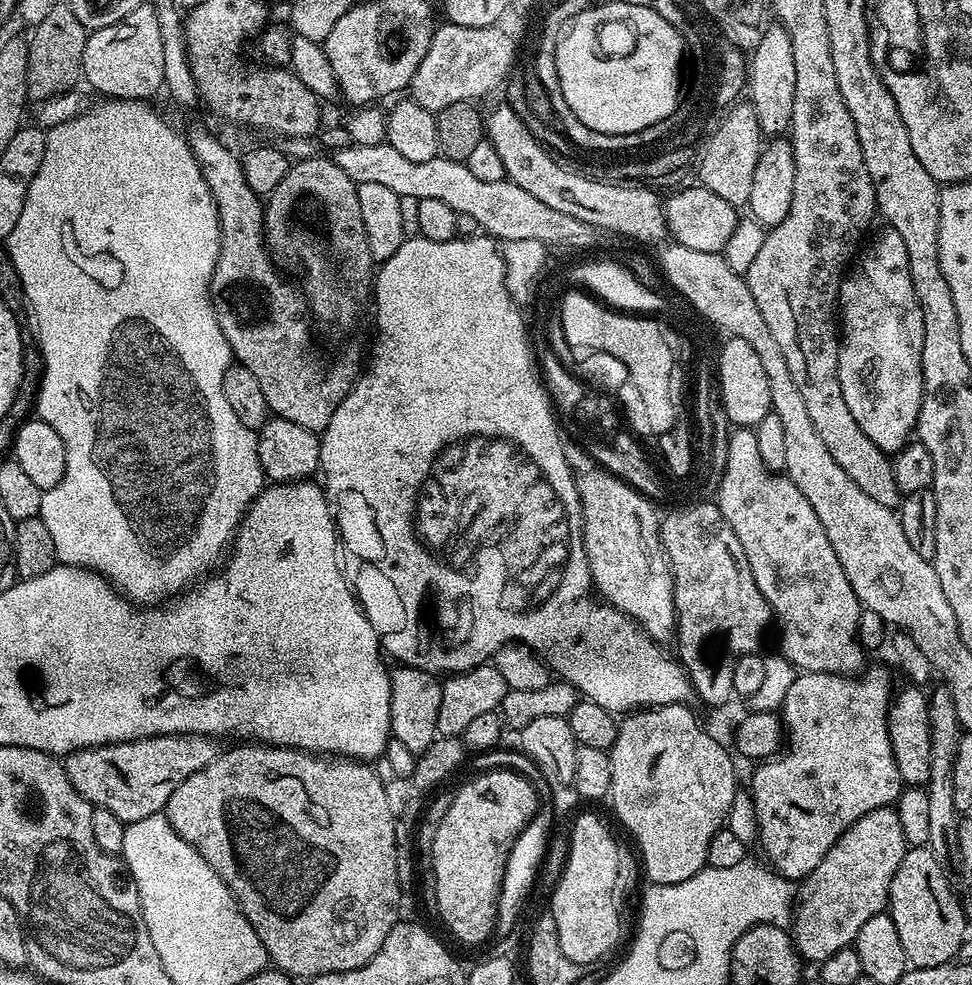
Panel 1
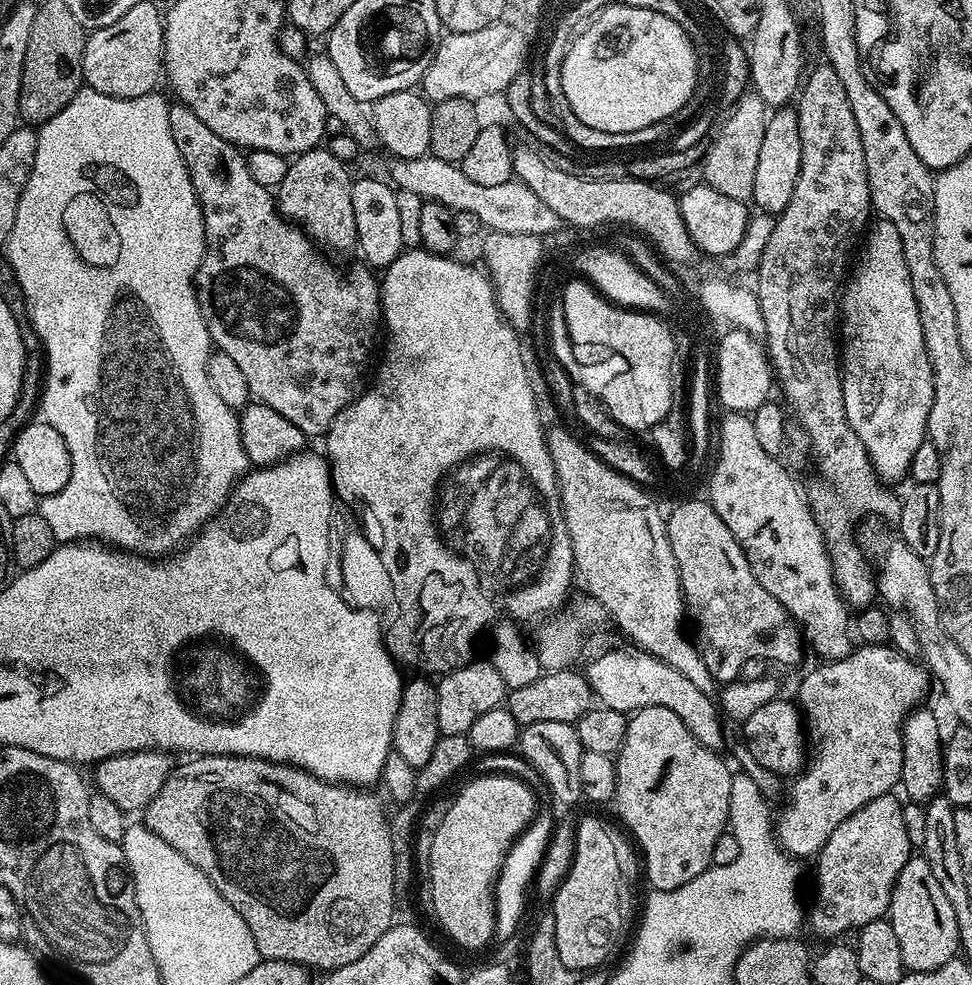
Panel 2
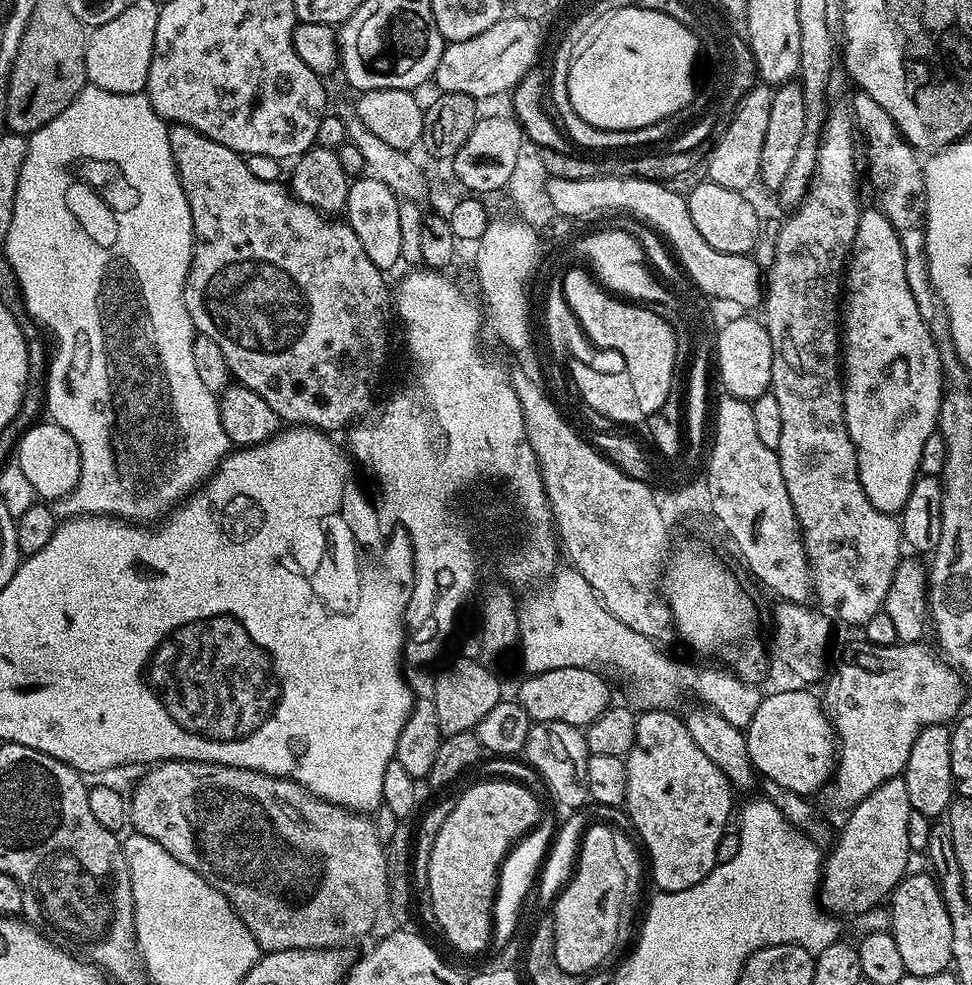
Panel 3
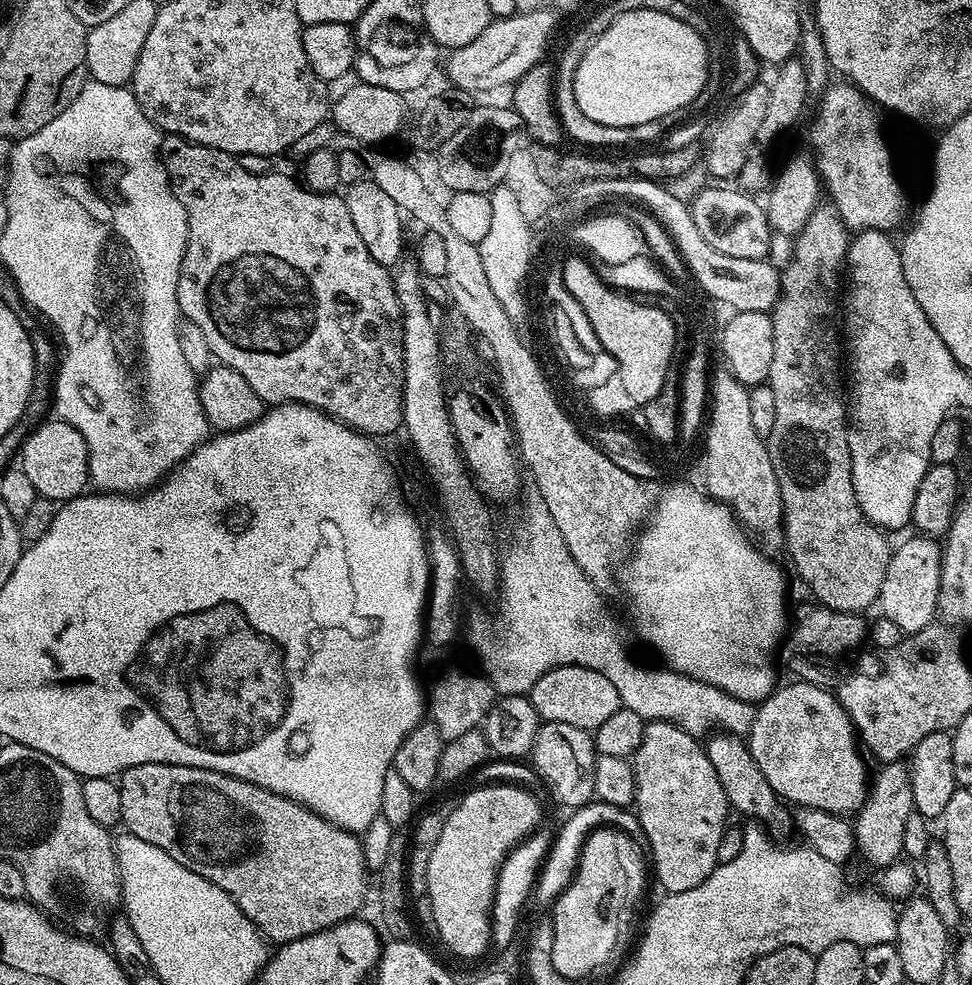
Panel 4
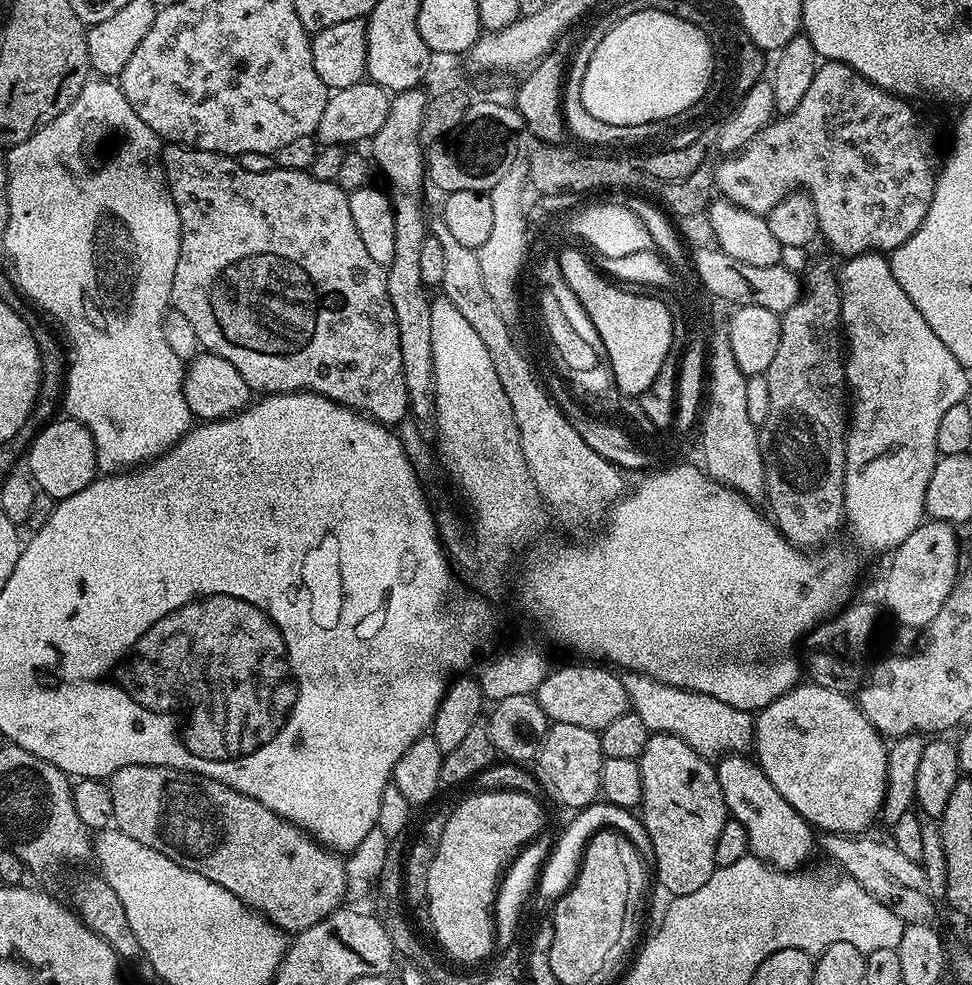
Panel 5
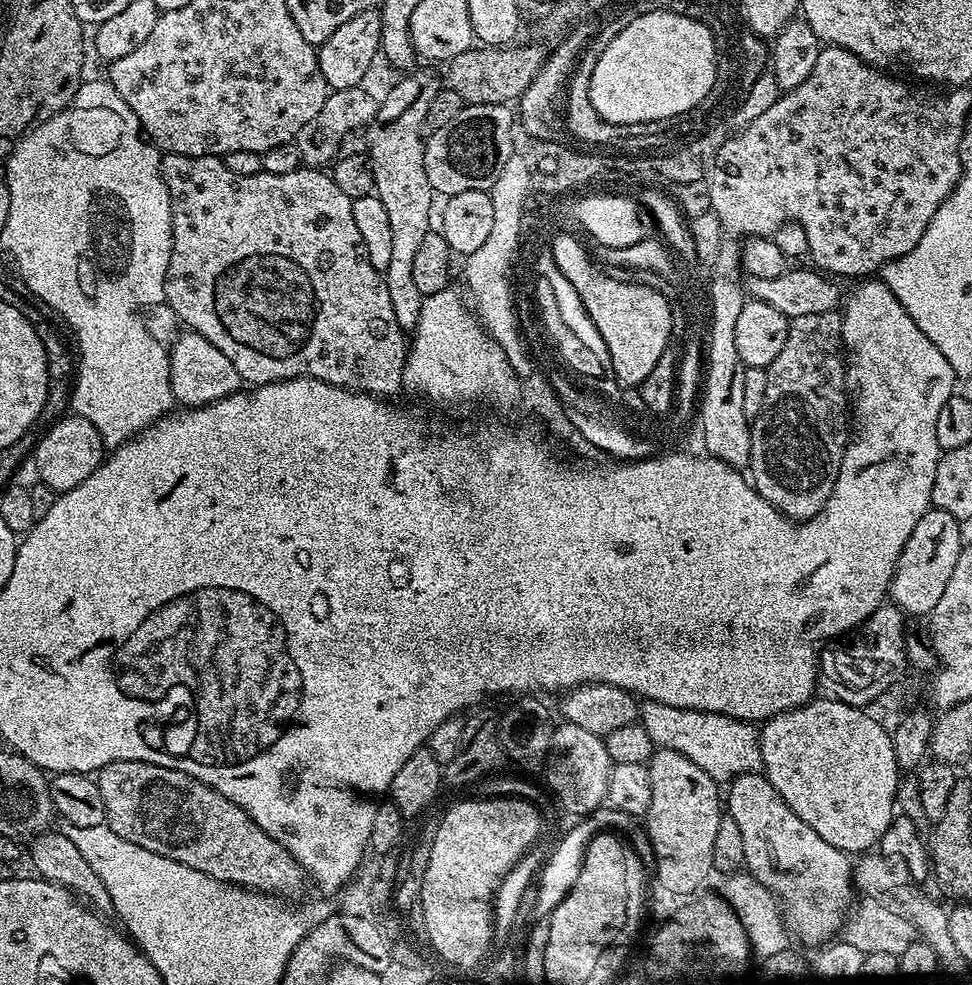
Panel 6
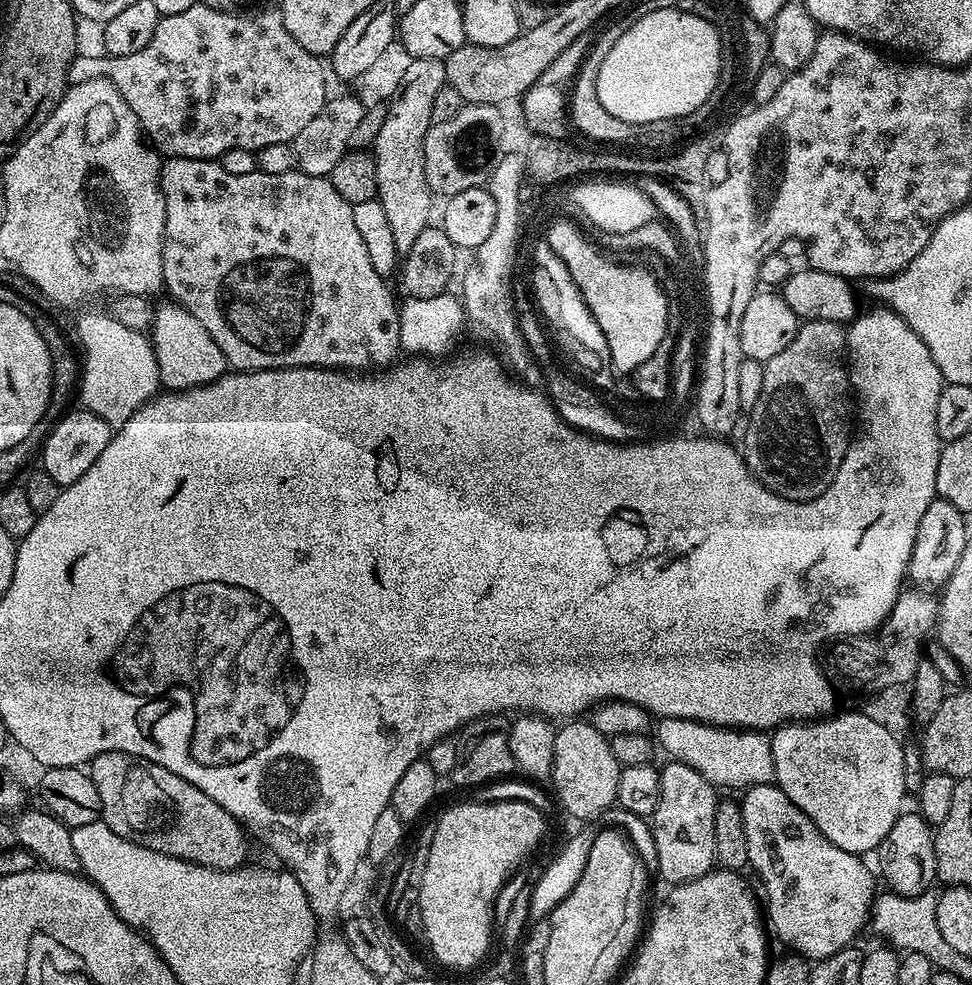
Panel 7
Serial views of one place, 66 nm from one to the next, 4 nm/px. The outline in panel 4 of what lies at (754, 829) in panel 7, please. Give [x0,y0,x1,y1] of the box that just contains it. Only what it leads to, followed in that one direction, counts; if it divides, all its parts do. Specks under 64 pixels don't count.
[706,731,789,834]

